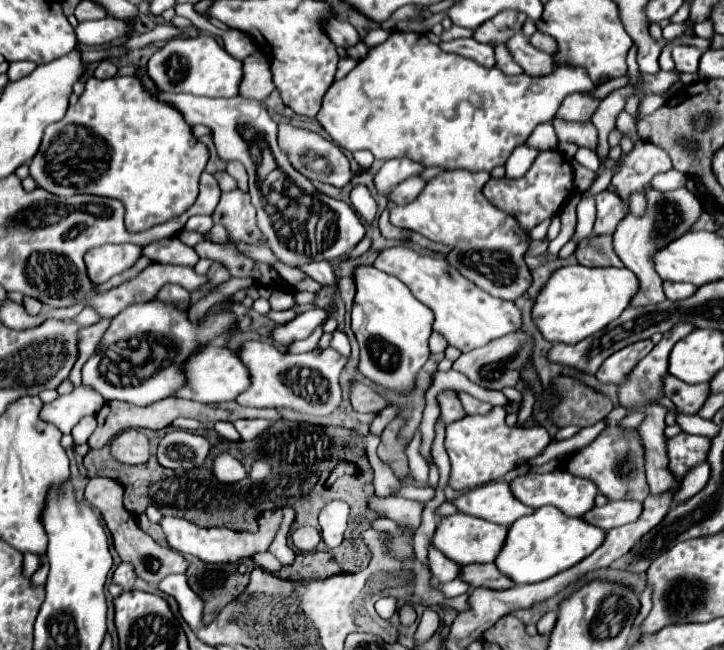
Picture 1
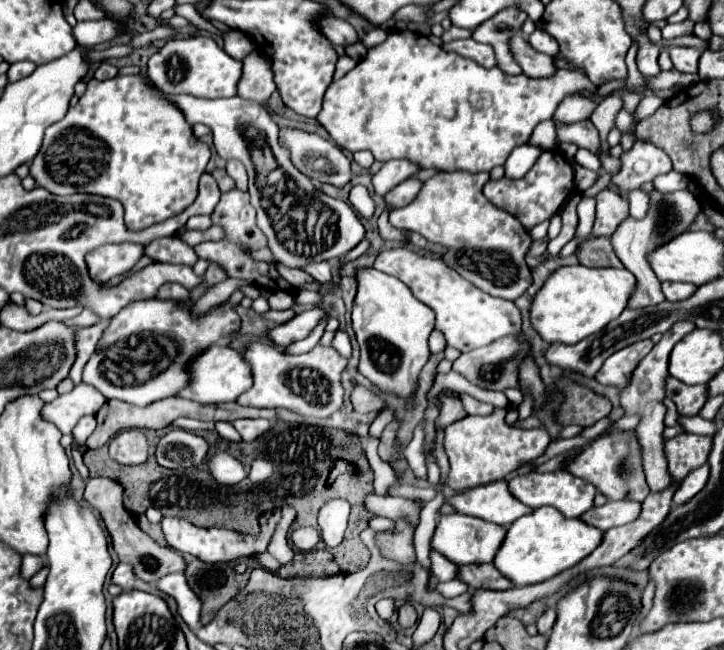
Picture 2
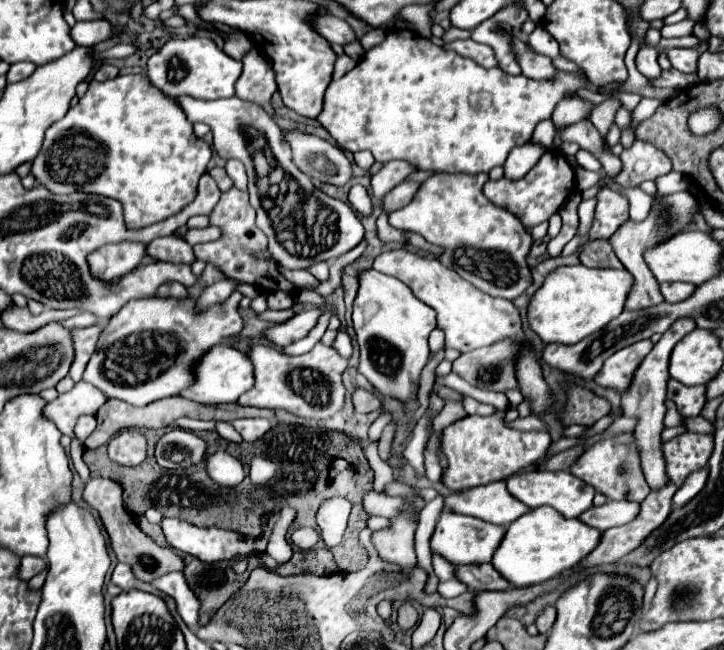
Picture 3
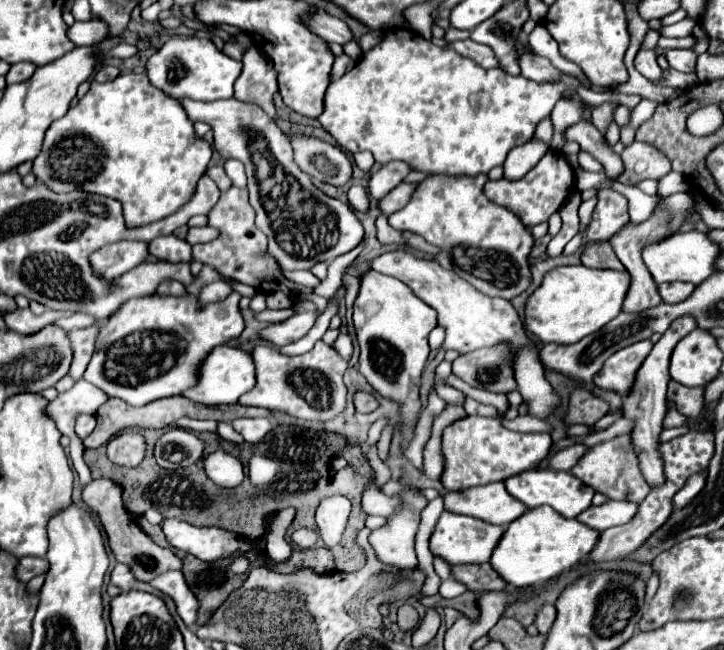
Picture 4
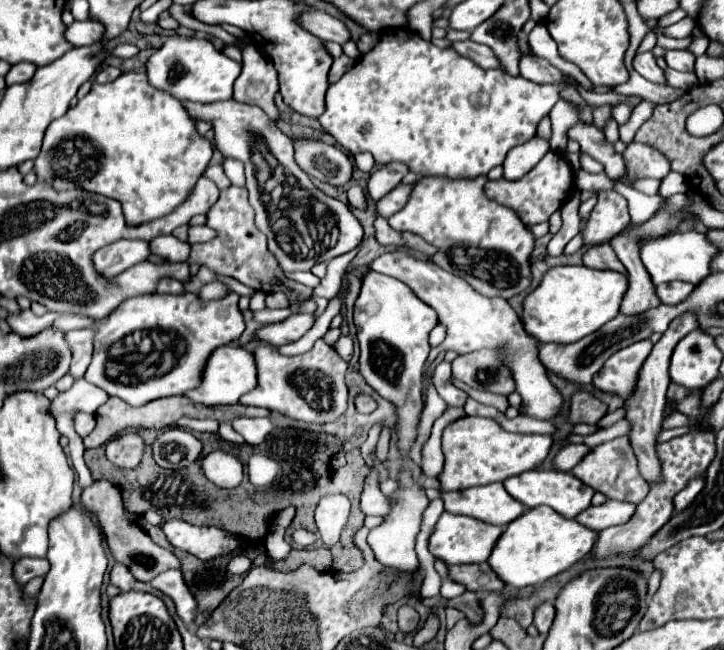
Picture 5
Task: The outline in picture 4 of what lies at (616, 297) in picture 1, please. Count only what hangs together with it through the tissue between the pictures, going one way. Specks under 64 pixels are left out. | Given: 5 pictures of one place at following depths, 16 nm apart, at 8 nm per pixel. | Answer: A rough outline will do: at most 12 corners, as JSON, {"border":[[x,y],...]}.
{"border":[[560,266],[528,296],[526,330],[574,344],[616,318],[630,276]]}

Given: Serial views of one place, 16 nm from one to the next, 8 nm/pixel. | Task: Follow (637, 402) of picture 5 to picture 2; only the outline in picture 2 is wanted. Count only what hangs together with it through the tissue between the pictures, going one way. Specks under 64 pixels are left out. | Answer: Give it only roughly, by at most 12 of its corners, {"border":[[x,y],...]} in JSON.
{"border":[[676,322],[620,392],[652,492],[670,484],[664,458],[664,384],[676,342],[696,326]]}

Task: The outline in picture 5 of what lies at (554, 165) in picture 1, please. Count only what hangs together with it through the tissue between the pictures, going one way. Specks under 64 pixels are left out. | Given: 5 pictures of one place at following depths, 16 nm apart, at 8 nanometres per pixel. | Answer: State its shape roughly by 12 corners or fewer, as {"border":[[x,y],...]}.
{"border":[[548,152],[520,180],[488,180],[486,196],[526,226],[548,222],[572,188],[564,156]]}

